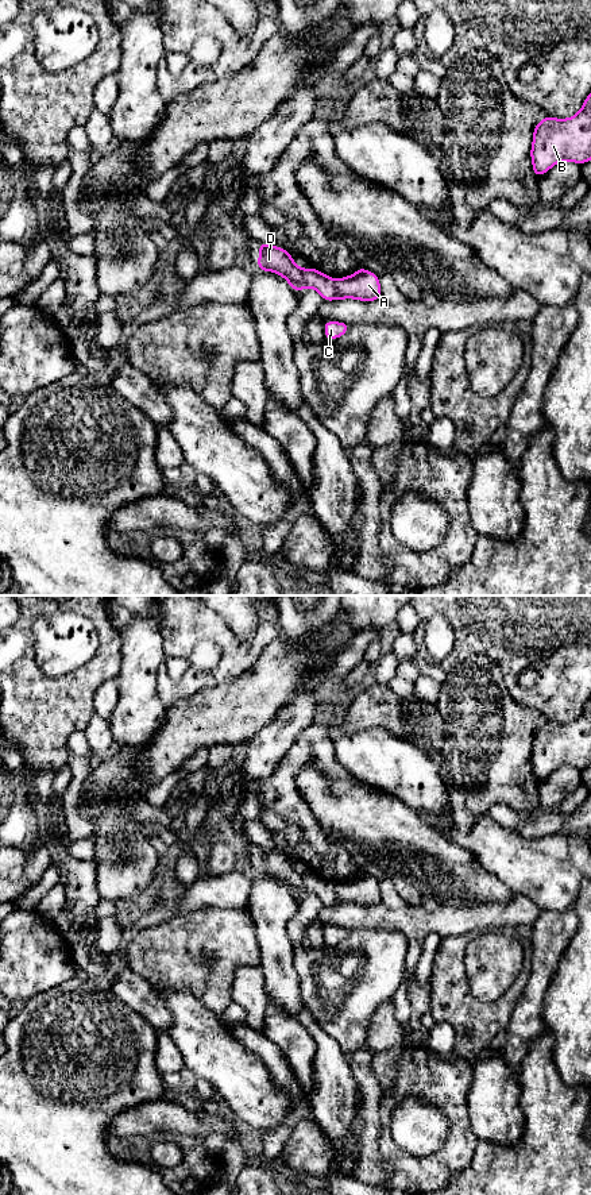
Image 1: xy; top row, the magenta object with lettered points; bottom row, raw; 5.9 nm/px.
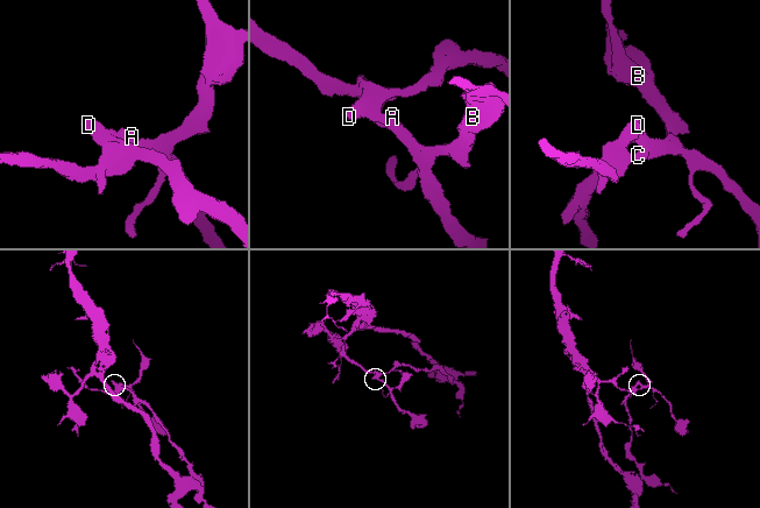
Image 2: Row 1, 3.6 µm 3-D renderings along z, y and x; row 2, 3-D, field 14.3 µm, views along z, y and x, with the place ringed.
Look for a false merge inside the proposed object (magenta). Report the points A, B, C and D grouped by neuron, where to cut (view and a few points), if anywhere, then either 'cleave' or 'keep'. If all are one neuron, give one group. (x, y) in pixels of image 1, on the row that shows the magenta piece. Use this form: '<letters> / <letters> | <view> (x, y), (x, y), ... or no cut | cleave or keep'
A B C / D | xy (335, 281), (336, 297) | cleave

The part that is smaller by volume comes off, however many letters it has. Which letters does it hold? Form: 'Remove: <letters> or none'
Remove: D

